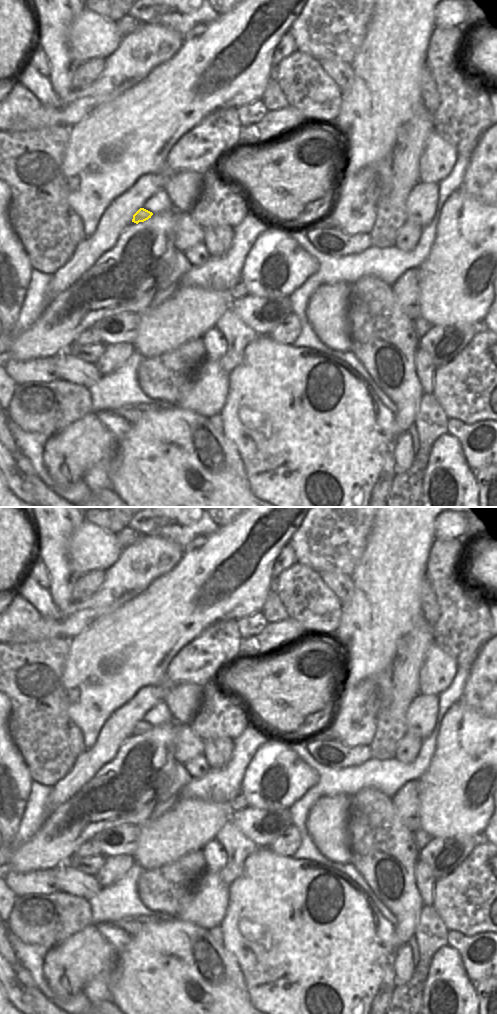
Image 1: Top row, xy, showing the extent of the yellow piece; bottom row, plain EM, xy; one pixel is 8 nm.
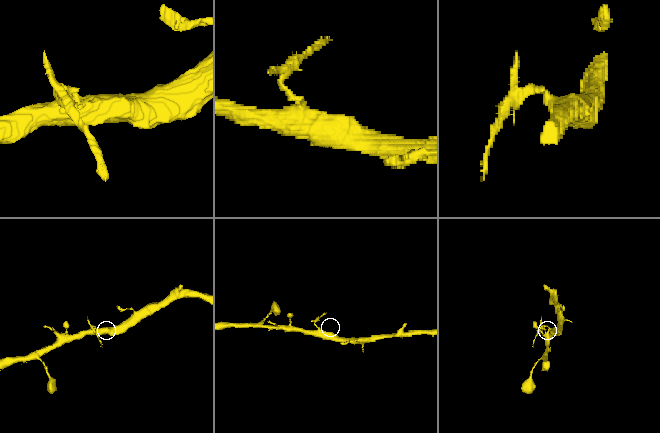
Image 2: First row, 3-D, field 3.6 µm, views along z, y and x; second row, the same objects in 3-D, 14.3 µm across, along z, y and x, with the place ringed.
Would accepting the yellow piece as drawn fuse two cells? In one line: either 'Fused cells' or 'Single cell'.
Fused cells

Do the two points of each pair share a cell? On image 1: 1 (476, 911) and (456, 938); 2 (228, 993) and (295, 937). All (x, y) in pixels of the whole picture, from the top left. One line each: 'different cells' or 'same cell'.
1: different cells
2: different cells

